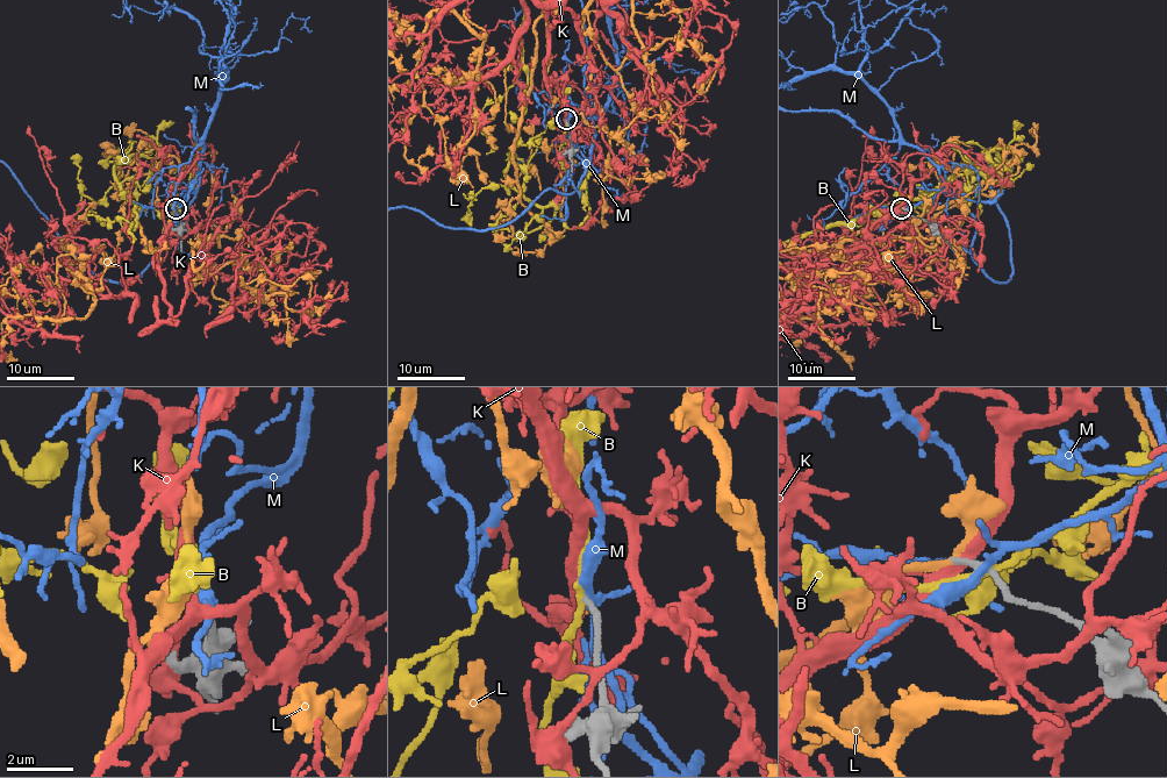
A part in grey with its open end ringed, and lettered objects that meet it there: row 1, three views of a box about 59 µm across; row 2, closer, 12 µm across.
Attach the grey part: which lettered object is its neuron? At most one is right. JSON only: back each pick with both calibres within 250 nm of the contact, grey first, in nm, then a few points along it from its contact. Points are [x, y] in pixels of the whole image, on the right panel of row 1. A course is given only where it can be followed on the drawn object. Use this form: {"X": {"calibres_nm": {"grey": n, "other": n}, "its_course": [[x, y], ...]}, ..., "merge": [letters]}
{"L": {"calibres_nm": {"grey": 200, "other": 200}}, "merge": ["L"]}

